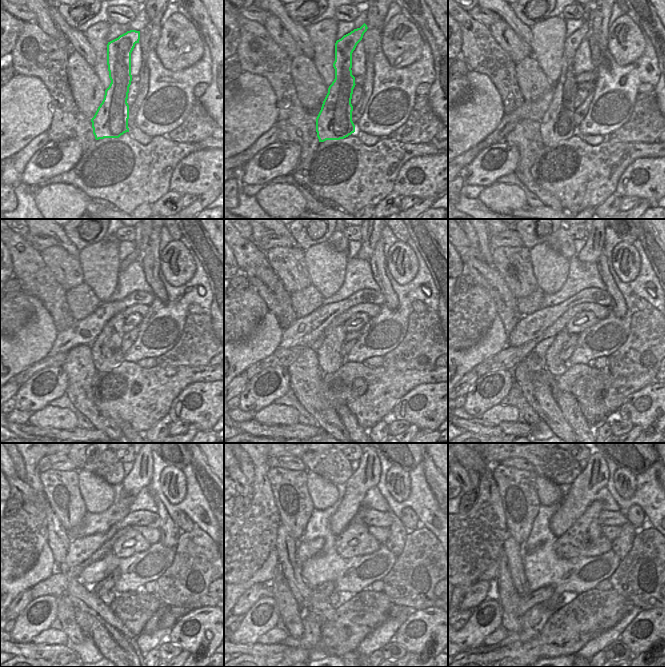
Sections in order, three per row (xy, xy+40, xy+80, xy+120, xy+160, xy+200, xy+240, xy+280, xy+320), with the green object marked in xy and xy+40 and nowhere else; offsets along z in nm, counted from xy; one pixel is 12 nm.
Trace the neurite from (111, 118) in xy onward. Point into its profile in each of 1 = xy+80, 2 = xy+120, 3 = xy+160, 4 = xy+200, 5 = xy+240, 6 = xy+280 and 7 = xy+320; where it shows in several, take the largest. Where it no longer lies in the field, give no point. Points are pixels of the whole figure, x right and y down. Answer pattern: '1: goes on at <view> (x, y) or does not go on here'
1: goes on at xy+80 (557, 124)
2: goes on at xy+120 (107, 354)
3: goes on at xy+160 (330, 359)
4: goes on at xy+200 (551, 361)
5: goes on at xy+240 (108, 598)
6: goes on at xy+280 (336, 599)
7: goes on at xy+320 (566, 597)

